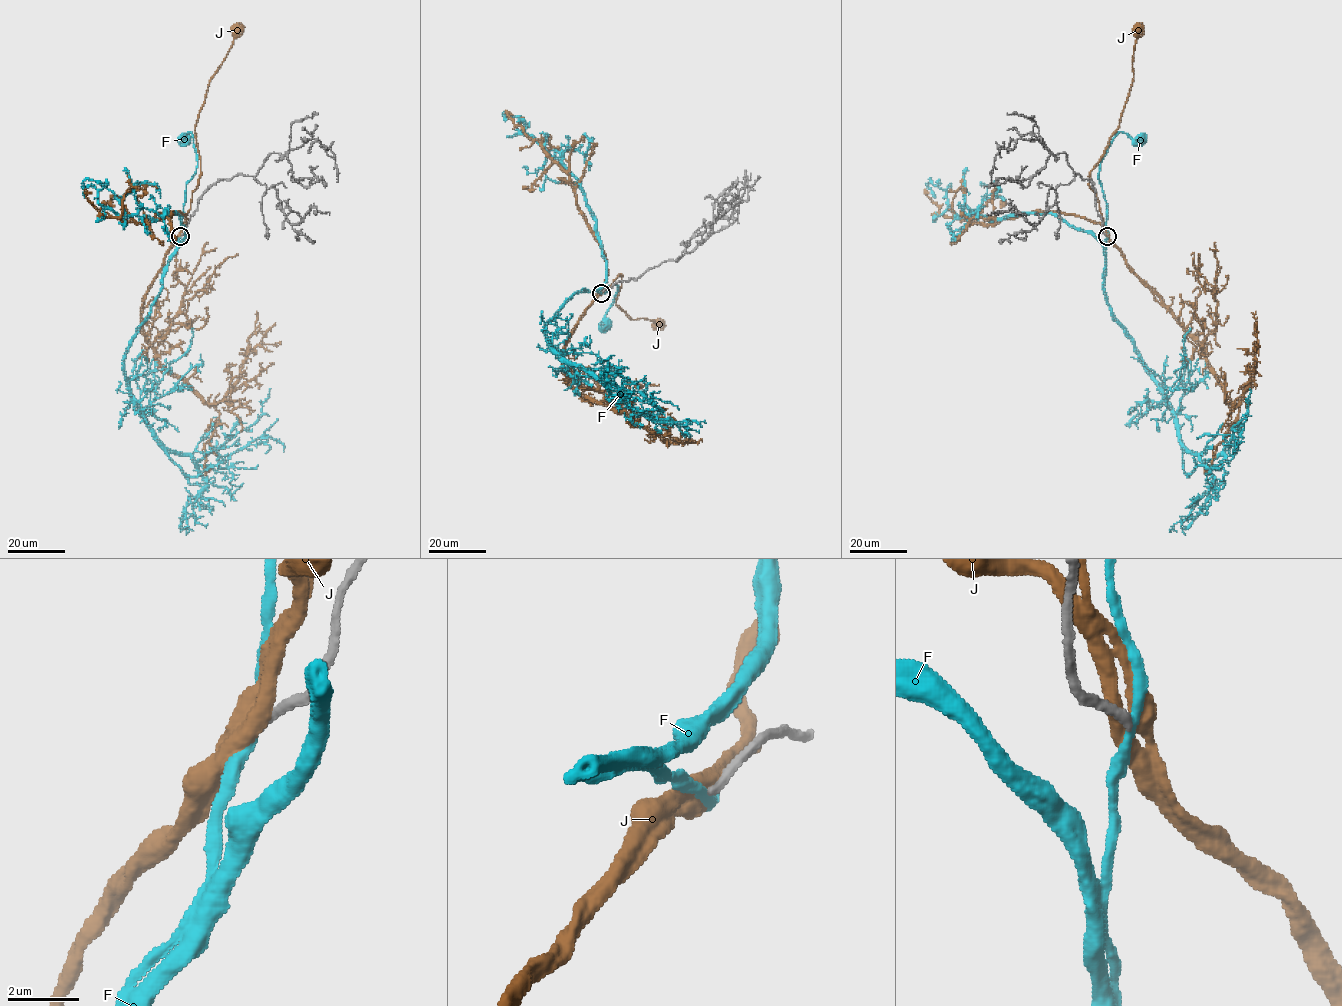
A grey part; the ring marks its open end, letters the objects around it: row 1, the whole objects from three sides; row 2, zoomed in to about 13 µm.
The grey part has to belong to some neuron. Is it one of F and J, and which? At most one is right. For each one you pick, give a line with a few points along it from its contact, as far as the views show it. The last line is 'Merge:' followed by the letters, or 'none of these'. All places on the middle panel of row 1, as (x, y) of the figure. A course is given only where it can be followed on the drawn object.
Merge: none of these

